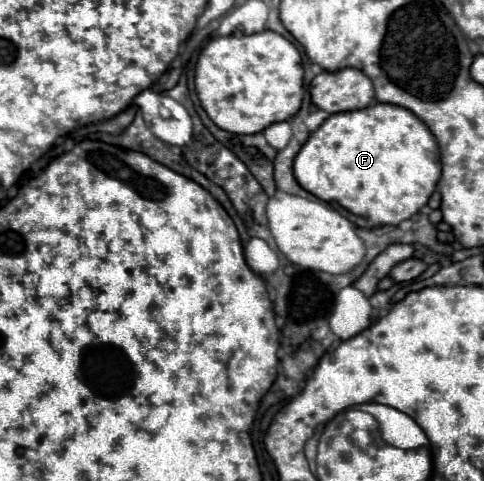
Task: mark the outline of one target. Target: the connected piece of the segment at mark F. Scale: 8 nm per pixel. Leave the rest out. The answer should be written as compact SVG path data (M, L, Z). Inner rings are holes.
M376 103L360 111L330 115L294 159L294 177L326 203L338 203L362 219L358 227L400 225L430 199L440 179L440 151L430 129L408 109Z

